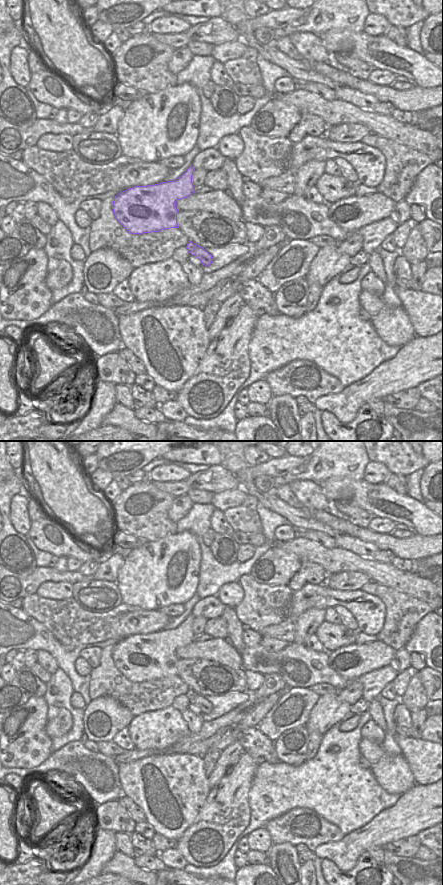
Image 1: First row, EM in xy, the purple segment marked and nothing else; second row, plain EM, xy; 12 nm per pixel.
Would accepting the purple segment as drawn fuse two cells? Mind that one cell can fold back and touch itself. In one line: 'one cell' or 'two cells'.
one cell

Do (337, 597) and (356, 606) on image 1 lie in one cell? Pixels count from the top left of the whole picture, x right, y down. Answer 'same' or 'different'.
same

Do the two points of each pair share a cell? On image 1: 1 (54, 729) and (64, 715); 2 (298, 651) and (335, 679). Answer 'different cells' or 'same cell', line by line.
1: same cell
2: same cell

